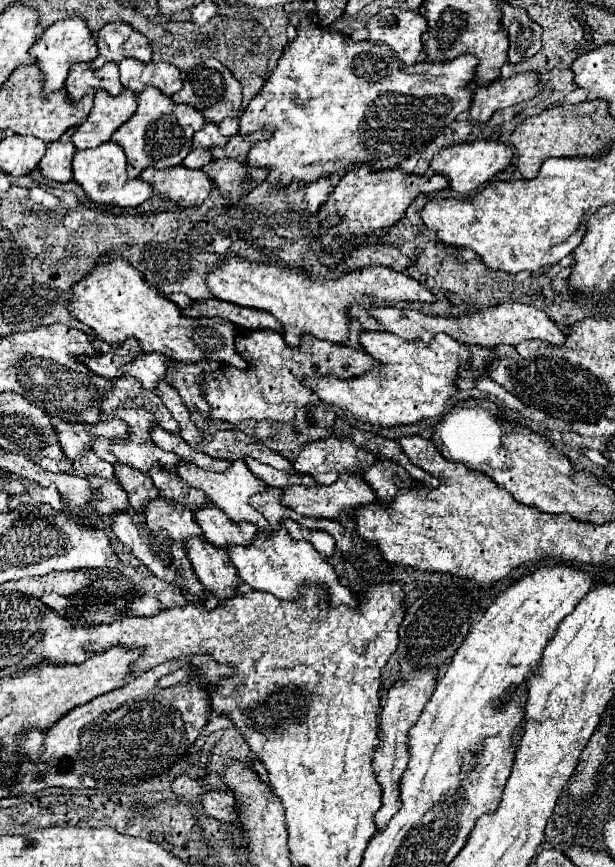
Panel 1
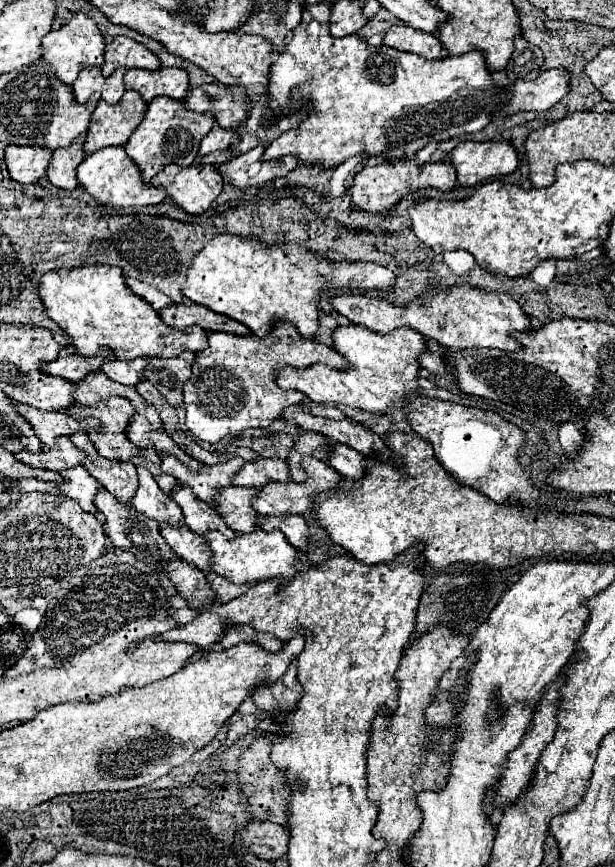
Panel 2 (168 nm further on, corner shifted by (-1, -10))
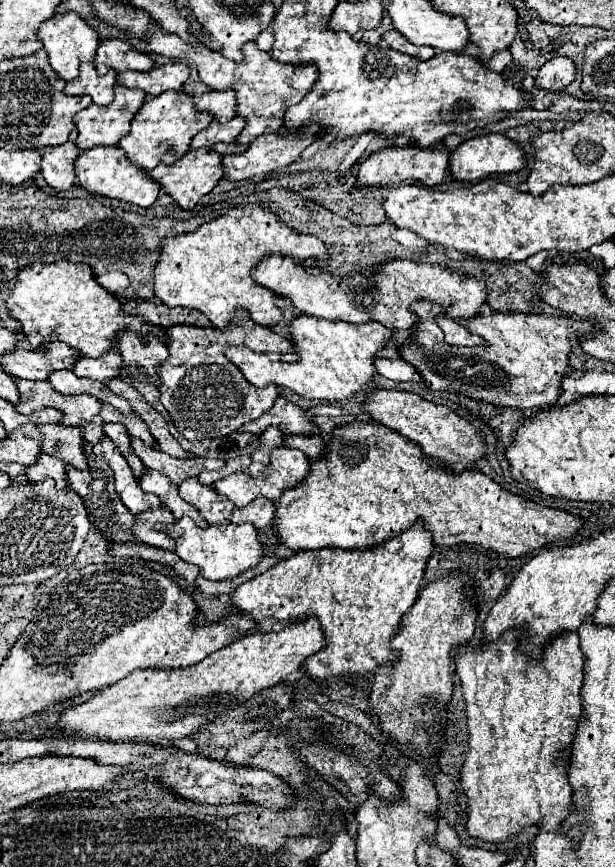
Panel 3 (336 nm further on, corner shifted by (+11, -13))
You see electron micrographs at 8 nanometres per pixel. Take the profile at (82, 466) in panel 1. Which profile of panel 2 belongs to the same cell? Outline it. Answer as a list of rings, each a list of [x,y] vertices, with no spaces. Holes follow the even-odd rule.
[[[61,438],[57,450],[45,448],[43,454],[31,454],[27,450],[15,454],[17,460],[31,468],[45,468],[45,470],[55,470],[55,472],[65,472],[71,470],[73,466],[83,466],[87,460],[87,454],[79,450],[69,438]]]

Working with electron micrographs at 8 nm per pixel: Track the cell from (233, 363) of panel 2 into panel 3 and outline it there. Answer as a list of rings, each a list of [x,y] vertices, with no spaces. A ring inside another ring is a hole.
[[[243,309],[235,311],[231,321],[227,323],[227,329],[175,325],[165,331],[165,337],[169,357],[157,369],[157,389],[161,393],[163,407],[173,419],[173,425],[189,441],[225,437],[237,431],[243,423],[261,417],[265,411],[271,409],[271,403],[275,403],[275,399],[279,397],[279,389],[273,385],[267,385],[263,389],[251,385],[241,375],[239,367],[231,365],[223,357],[225,347],[245,345],[259,353],[277,351],[281,353],[283,361],[299,359],[299,355],[293,353],[293,345],[287,339],[273,333],[269,327],[261,327],[255,321],[249,321]]]

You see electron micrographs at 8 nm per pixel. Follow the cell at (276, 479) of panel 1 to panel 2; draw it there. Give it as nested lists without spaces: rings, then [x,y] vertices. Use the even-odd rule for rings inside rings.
[[[259,458],[255,462],[247,462],[233,480],[235,486],[245,488],[261,488],[269,482],[291,482],[291,472],[285,460]]]

